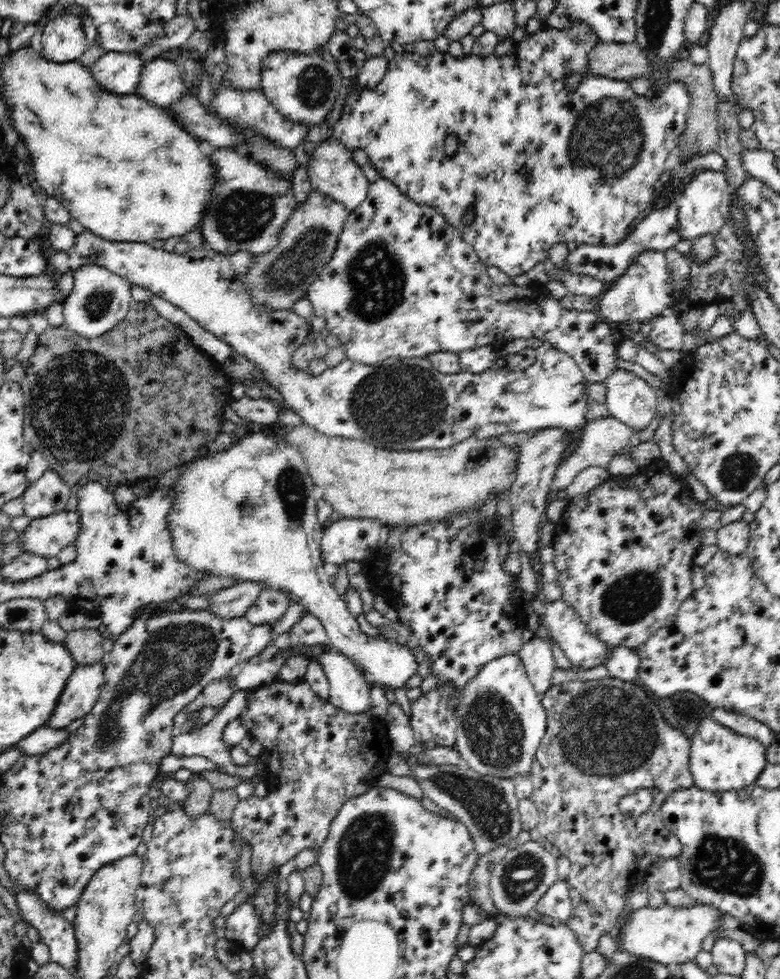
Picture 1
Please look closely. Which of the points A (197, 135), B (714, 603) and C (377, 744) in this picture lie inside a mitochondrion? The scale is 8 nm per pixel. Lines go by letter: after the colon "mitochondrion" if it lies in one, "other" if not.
A: other
B: other
C: other

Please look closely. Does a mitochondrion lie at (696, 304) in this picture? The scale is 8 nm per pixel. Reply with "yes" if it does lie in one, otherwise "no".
no

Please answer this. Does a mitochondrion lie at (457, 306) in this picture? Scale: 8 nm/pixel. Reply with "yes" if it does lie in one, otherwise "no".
no

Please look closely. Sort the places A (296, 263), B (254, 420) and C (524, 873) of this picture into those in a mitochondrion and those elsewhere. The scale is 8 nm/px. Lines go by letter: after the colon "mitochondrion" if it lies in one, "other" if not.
A: mitochondrion
B: other
C: mitochondrion

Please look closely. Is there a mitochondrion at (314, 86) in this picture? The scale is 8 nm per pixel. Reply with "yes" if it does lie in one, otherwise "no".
yes

